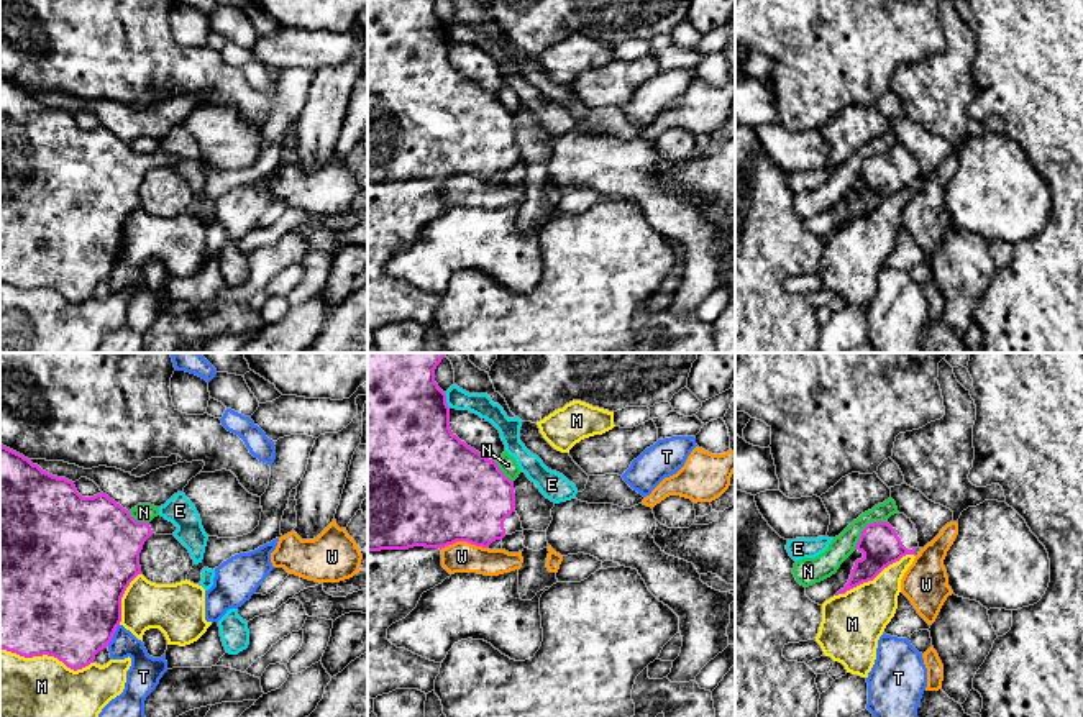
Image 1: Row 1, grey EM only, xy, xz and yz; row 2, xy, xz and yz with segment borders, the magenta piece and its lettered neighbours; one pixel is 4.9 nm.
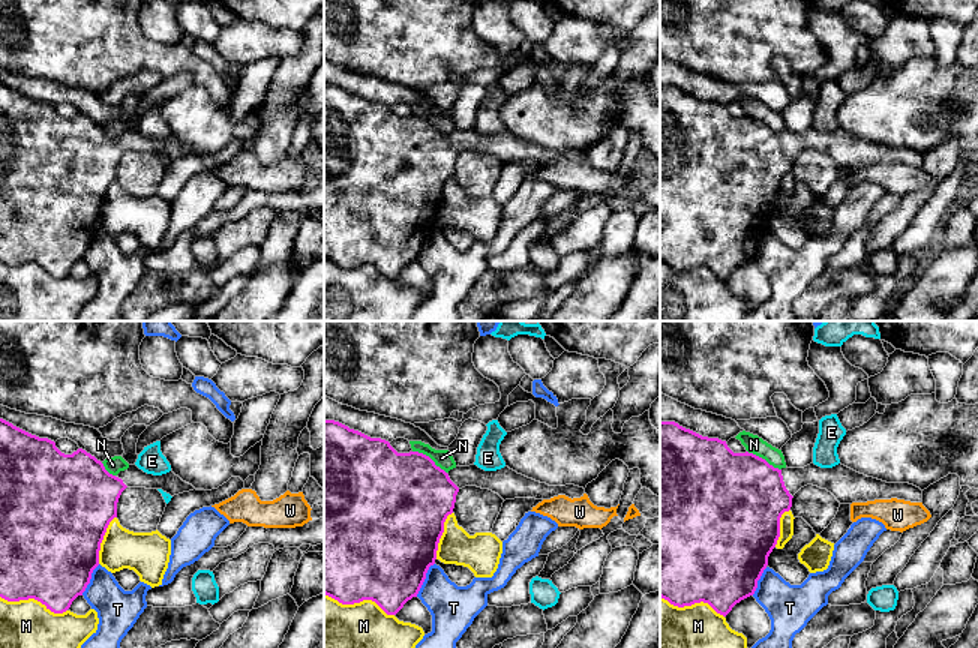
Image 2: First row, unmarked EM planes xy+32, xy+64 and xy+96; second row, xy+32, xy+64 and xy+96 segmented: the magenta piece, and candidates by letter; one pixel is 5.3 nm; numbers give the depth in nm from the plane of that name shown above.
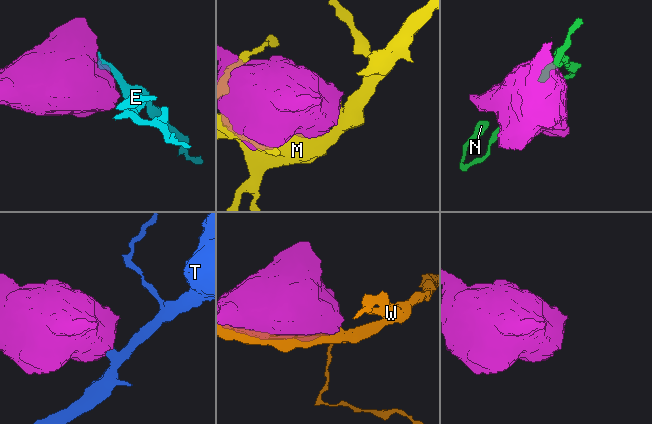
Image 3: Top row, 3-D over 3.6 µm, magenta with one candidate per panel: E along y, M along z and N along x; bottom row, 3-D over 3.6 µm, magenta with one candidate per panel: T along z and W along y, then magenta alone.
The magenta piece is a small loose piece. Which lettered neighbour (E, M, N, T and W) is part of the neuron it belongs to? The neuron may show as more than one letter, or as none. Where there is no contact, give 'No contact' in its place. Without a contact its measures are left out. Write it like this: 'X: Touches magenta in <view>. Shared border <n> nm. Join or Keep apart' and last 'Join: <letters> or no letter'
E: Touches magenta in xz. Shared border 80 nm. Keep apart
M: Touches magenta in xy. Shared border 460 nm. Keep apart
N: Touches magenta in yz. Shared border 220 nm. Keep apart
T: Touches magenta in xy. Shared border 130 nm. Keep apart
W: Touches magenta in xz. Shared border 240 nm. Keep apart
Join: no letter

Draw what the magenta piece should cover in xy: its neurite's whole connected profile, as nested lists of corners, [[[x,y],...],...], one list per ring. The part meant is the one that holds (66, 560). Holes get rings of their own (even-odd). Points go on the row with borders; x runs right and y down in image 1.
[[[0,445],[0,650],[16,653],[25,658],[54,656],[67,668],[77,671],[94,663],[95,655],[107,648],[121,622],[121,597],[130,582],[141,574],[139,553],[144,541],[153,535],[174,535],[177,527],[158,515],[149,523],[136,522],[126,509],[100,492],[94,497],[82,497],[74,482],[53,476],[33,464],[23,454]]]

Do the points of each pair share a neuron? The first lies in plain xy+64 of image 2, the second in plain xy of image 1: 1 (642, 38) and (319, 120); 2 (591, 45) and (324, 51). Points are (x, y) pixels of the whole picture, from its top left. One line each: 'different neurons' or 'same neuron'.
1: same neuron
2: same neuron

